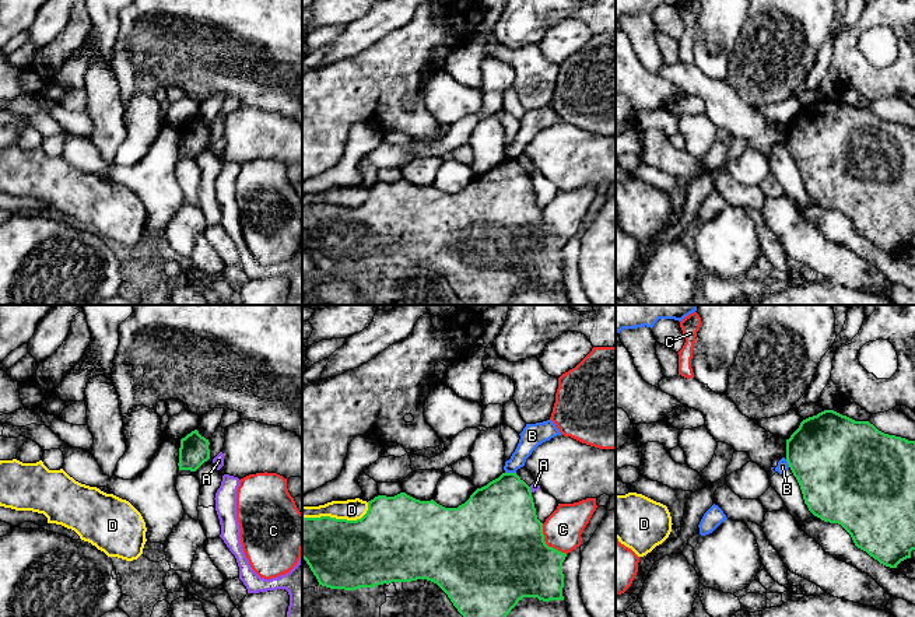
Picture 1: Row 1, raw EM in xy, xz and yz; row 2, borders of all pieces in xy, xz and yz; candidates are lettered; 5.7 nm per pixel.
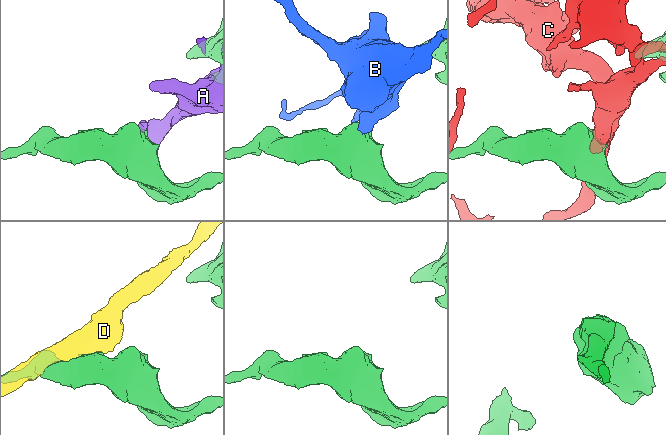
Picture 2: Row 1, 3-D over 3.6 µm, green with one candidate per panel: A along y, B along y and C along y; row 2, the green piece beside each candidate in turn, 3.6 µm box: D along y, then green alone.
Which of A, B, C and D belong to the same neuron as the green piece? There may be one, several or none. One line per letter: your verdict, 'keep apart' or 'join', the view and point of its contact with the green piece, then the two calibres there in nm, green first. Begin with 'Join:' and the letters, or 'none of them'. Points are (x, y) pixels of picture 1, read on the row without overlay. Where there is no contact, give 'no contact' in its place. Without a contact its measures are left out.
Join: none of them
A: keep apart; meets green in xz at (529, 176); 440 nm thick on the green side, 50 nm on the other
B: keep apart; meets green in xz at (511, 160); 400 nm thick on the green side, 130 nm on the other
C: keep apart; meets green in xz at (544, 230); 500 nm thick on the green side, 220 nm on the other
D: keep apart; meets green in xz at (339, 206); 400 nm thick on the green side, 130 nm on the other

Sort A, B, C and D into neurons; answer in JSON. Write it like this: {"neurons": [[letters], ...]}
{"neurons": [["A"], ["B"], ["C"], ["D"]]}

